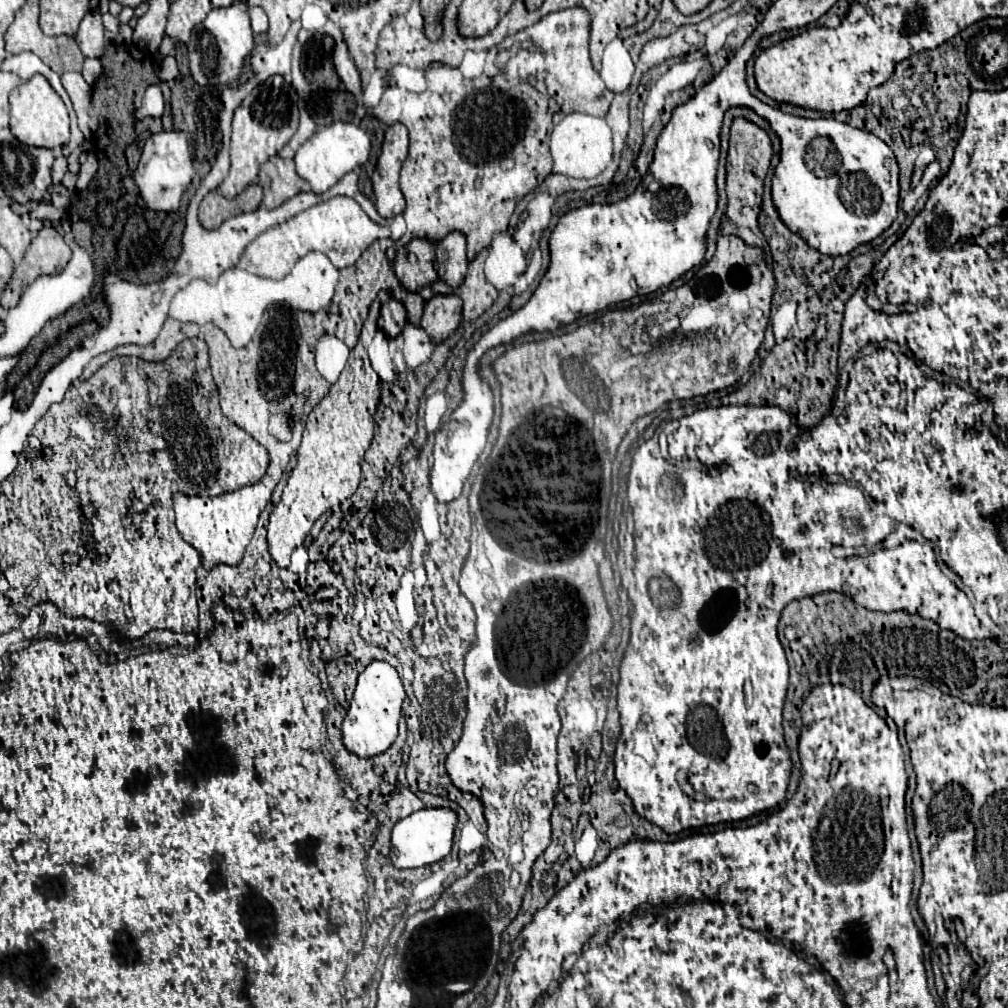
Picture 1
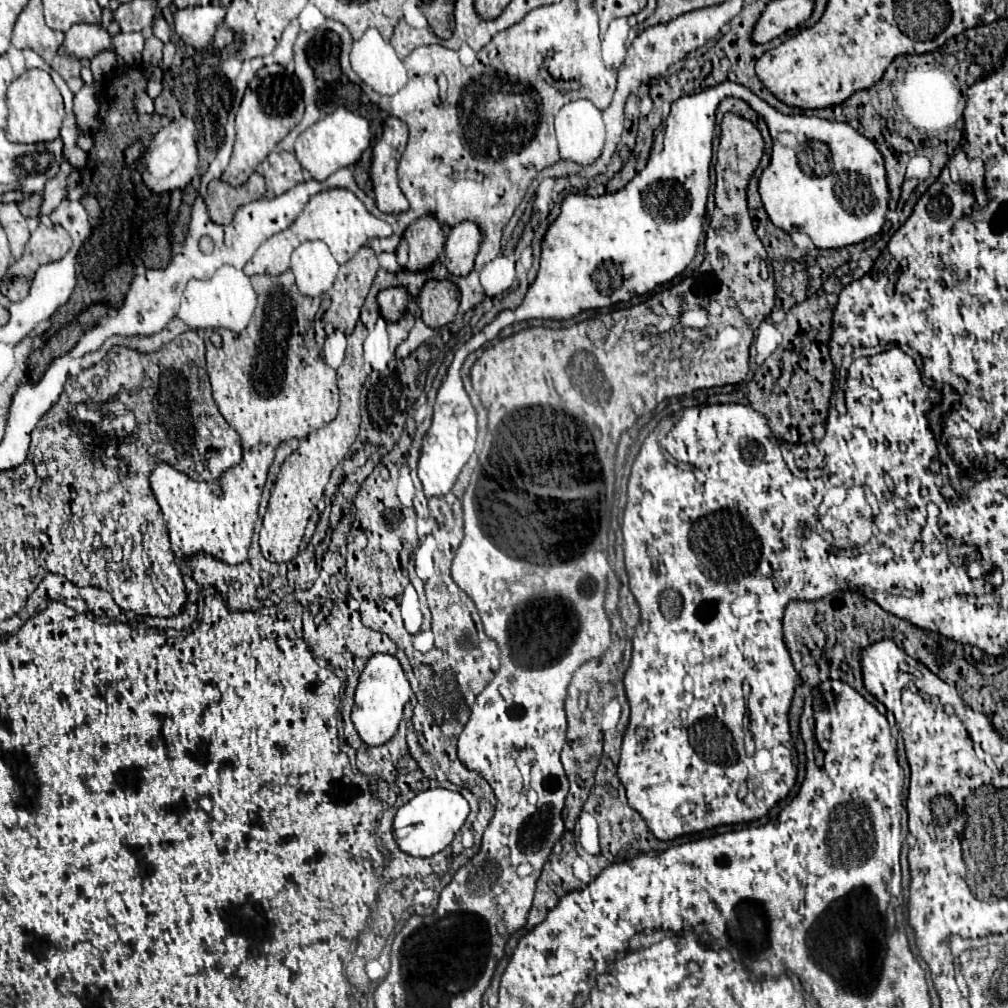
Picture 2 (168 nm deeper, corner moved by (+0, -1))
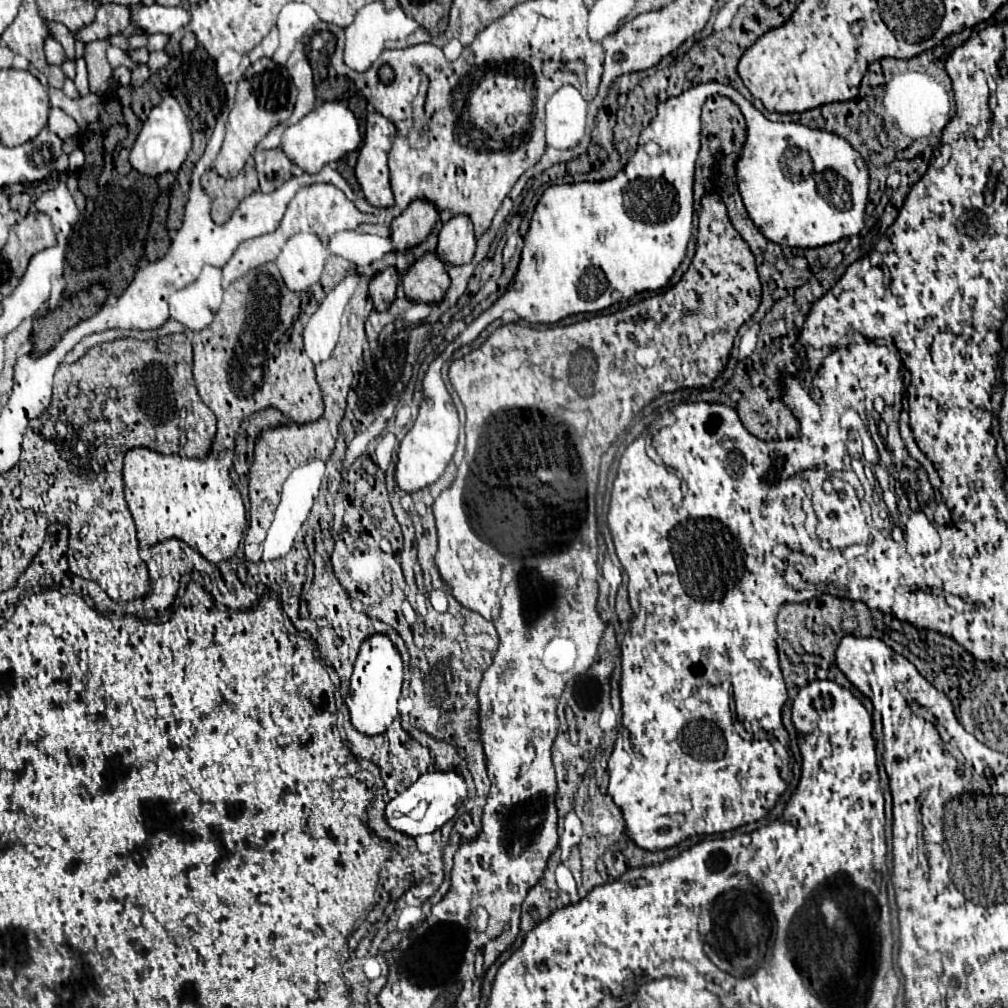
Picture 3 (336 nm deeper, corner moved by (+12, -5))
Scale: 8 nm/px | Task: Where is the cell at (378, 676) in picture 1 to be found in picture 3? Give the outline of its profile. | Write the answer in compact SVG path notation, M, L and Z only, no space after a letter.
M376 634L368 638L354 662L354 672L350 678L350 694L346 698L346 706L350 710L352 726L366 736L384 734L386 728L398 716L398 698L402 688L402 658L394 644L384 636Z

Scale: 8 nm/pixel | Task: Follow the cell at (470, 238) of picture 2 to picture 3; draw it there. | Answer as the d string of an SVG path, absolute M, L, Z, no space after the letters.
M464 214L450 218L438 234L438 258L442 258L442 262L450 266L462 266L470 264L470 260L474 258L474 250L476 242L470 218Z

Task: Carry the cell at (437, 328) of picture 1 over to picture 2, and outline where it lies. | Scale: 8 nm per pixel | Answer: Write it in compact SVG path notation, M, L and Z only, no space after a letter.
M428 280L420 290L422 320L430 328L442 328L454 320L460 290L450 280Z

